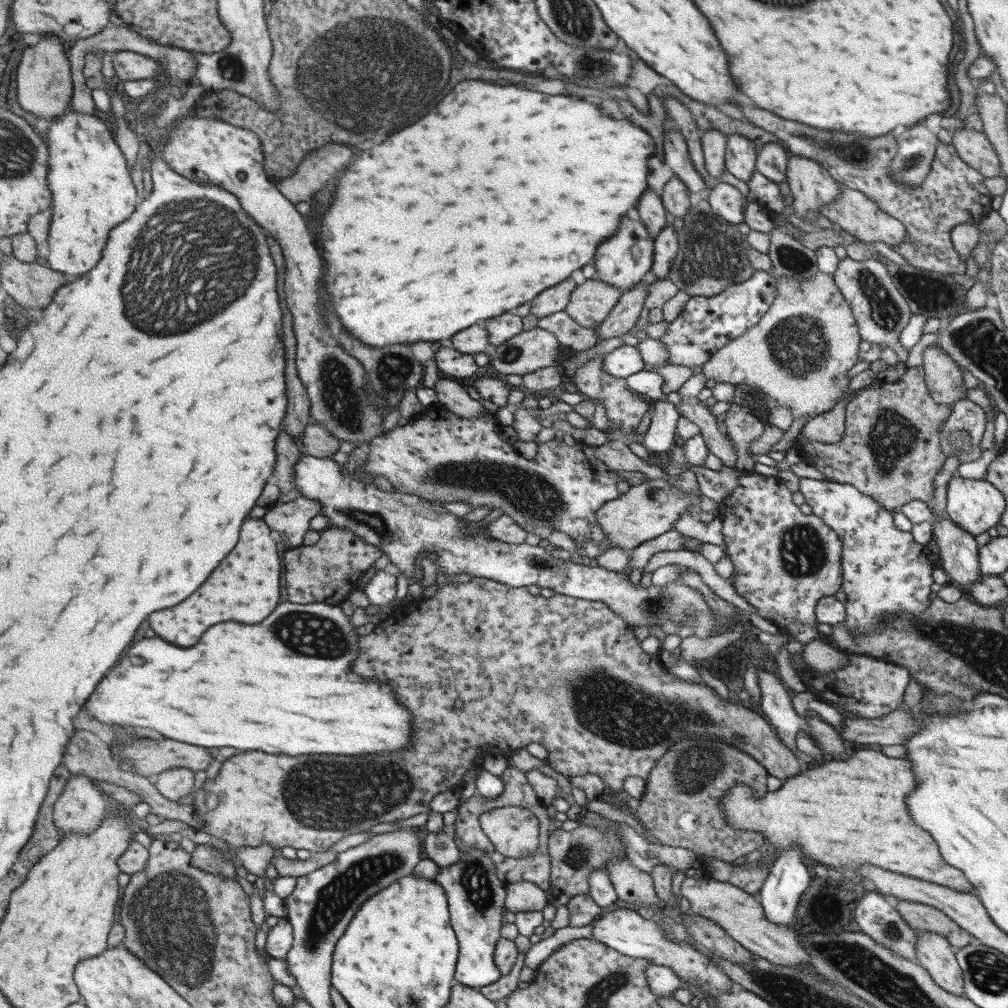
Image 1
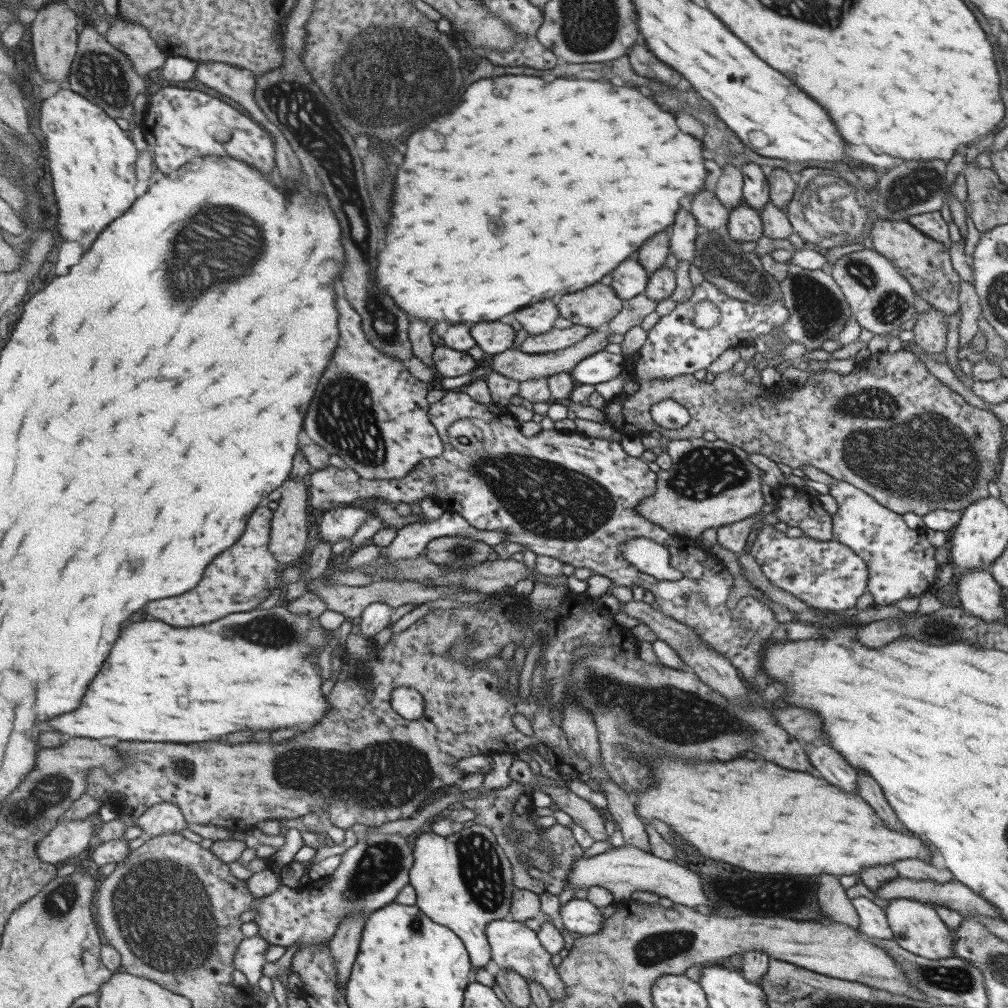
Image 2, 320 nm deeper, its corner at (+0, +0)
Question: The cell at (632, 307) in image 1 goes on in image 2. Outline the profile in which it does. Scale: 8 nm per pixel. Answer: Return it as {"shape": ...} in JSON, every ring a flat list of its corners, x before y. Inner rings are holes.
{"shape":[[606,327,595,329,587,336,583,336,579,342,572,344,571,347,543,354,527,354,521,352,519,349,509,349,493,356,490,366,497,372,503,374,503,376,511,378,511,380,516,380,517,382,546,378,558,372,569,373,573,366,575,366,582,358,603,350,603,347,607,344,606,340,609,333,610,332,606,330]]}

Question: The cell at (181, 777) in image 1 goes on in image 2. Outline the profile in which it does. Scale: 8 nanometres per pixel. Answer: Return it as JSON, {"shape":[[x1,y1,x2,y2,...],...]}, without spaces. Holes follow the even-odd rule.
{"shape":[[162,802,142,812,136,826,143,830,145,838,152,838,185,830,187,819,178,804]]}

